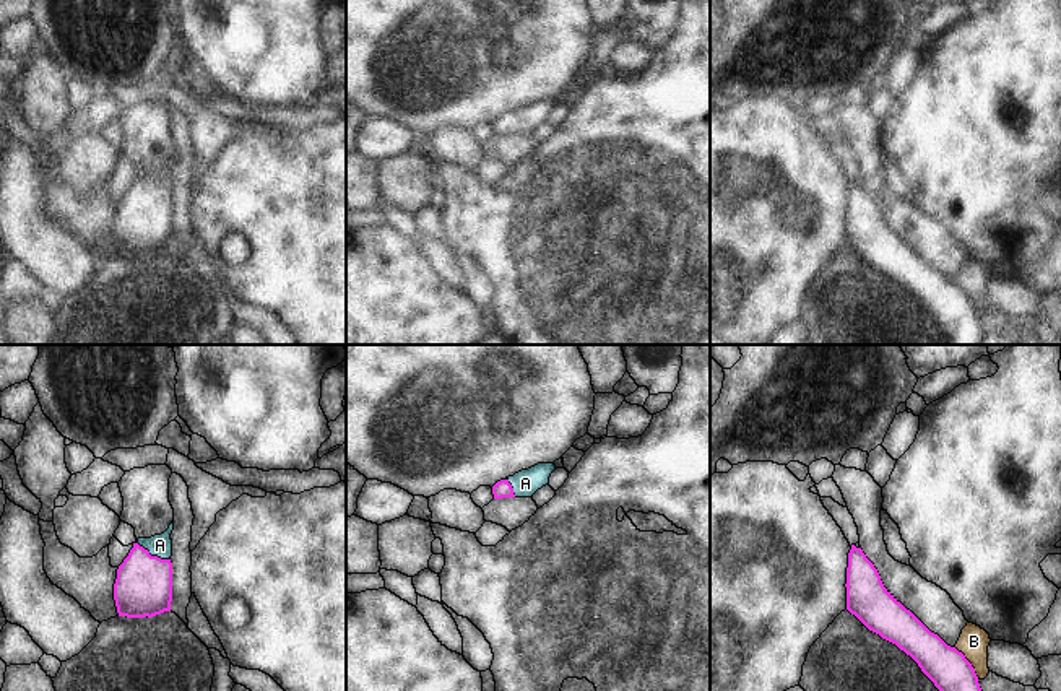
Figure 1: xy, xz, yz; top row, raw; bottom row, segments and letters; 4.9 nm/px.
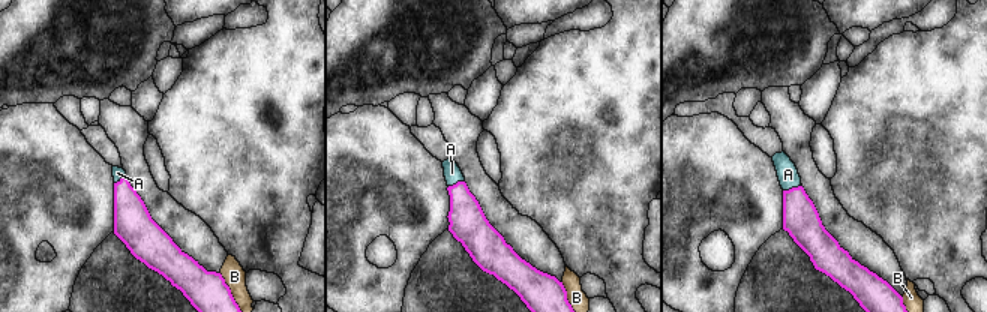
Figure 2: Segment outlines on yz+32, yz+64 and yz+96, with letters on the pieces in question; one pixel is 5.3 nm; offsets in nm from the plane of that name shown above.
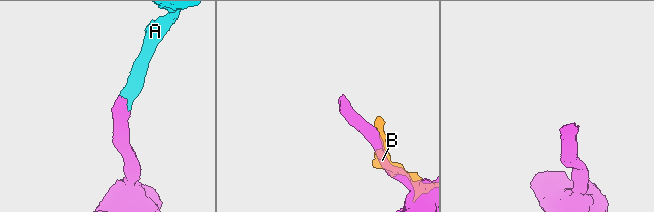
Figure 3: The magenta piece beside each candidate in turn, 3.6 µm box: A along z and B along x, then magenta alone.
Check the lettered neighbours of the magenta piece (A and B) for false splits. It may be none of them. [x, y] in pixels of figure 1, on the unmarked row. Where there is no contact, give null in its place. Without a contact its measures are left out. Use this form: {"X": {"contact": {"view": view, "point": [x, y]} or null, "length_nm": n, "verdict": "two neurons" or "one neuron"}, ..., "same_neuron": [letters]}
{"A": {"contact": {"view": "xy", "point": [153, 192]}, "length_nm": 190, "verdict": "one neuron"}, "B": {"contact": {"view": "yz", "point": [969, 298]}, "length_nm": 200, "verdict": "two neurons"}, "same_neuron": ["A"]}

